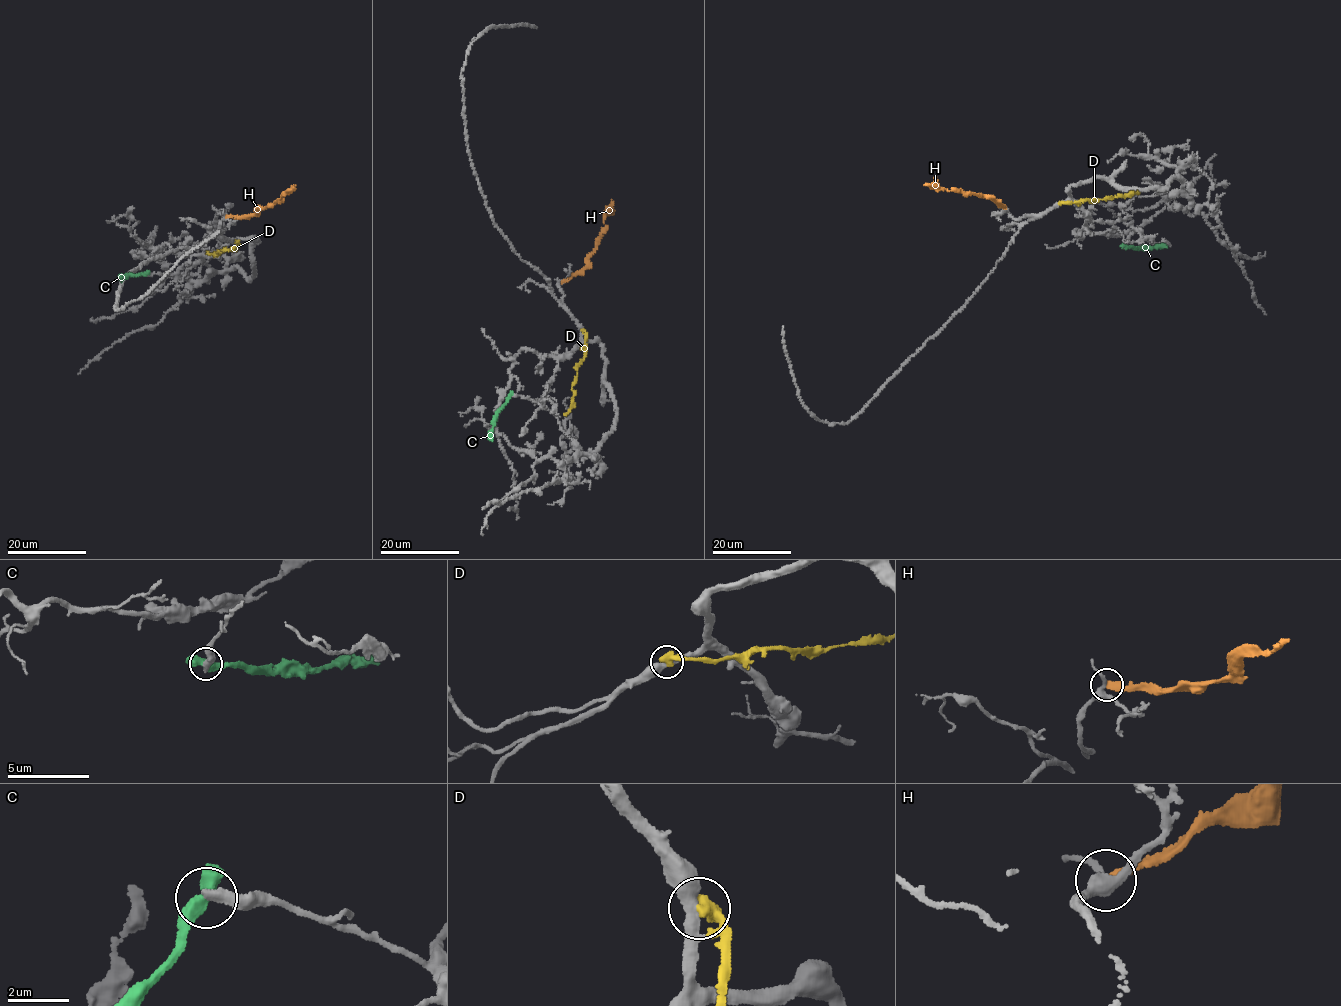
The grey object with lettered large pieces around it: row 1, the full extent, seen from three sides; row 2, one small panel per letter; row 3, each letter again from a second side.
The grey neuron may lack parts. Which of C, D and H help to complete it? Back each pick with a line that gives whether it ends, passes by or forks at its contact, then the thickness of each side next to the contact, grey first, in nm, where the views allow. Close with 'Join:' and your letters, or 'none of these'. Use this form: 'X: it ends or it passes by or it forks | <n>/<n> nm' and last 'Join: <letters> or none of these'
Join: none of these

